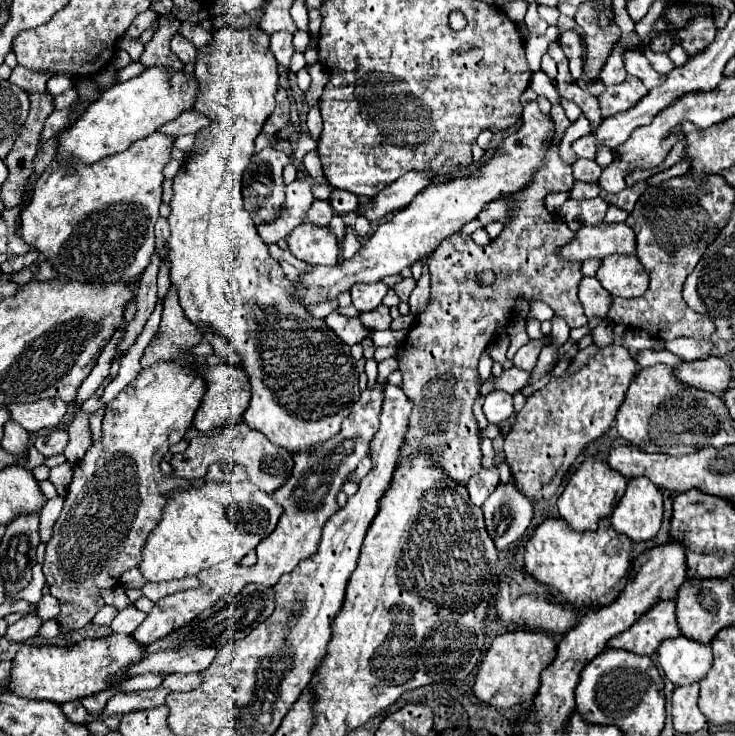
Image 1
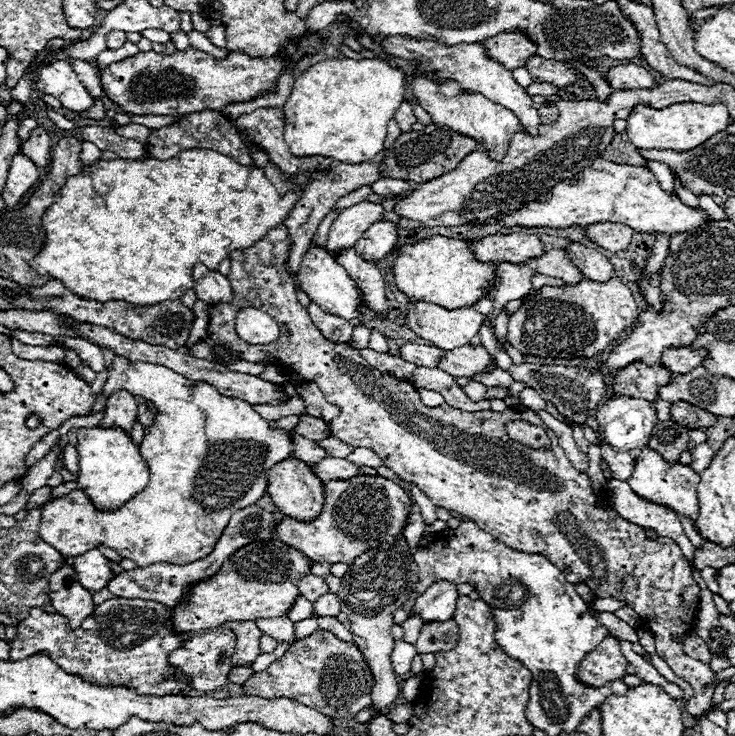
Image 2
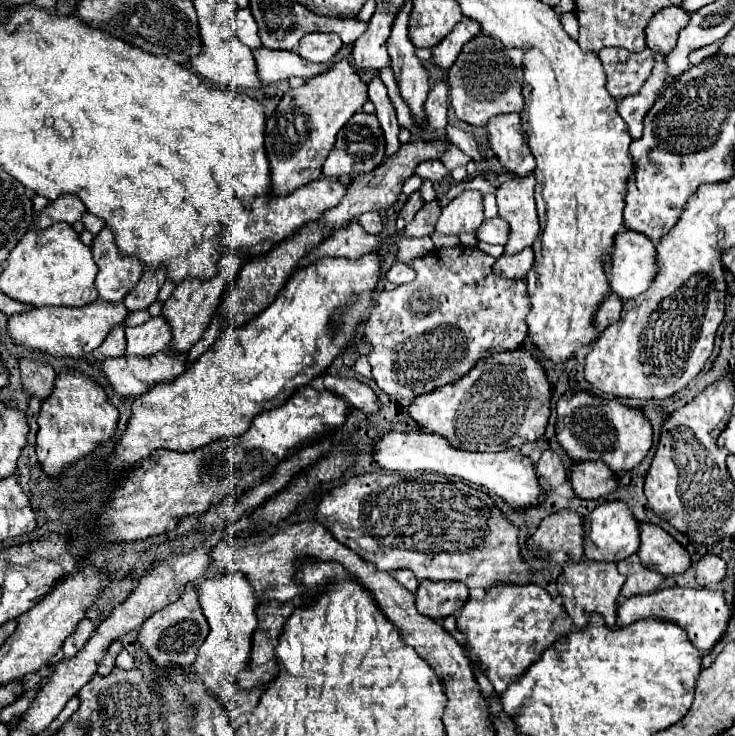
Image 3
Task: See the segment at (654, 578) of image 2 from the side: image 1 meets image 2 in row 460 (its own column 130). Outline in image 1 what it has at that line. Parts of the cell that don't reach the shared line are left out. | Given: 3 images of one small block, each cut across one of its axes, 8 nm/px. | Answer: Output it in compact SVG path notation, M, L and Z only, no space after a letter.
M202 342L192 348L192 352L182 360L160 362L148 370L142 370L136 380L132 380L132 384L128 384L112 402L106 404L102 440L90 446L86 450L86 456L74 468L74 478L68 488L64 508L54 524L54 534L46 546L46 560L42 564L50 594L60 602L60 614L56 616L56 620L64 630L80 630L82 626L86 626L104 606L100 592L110 590L108 578L114 586L120 582L120 576L126 570L136 568L142 562L140 550L146 542L146 536L162 518L164 494L168 490L182 488L182 480L178 482L178 478L168 478L162 474L160 462L168 448L184 438L188 426L192 424L196 408L200 406L206 384L194 372L194 368L196 360L208 354L212 354L212 346L208 342Z

